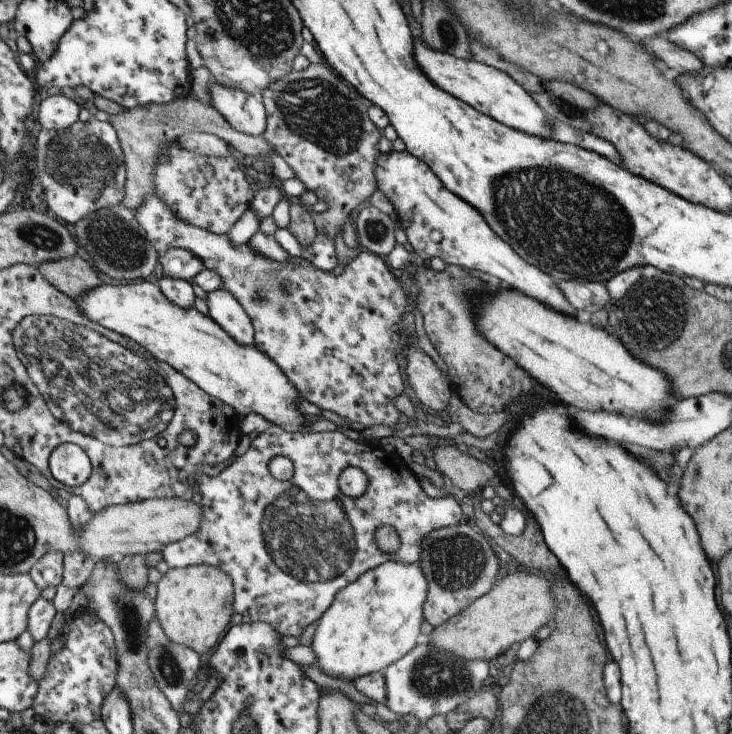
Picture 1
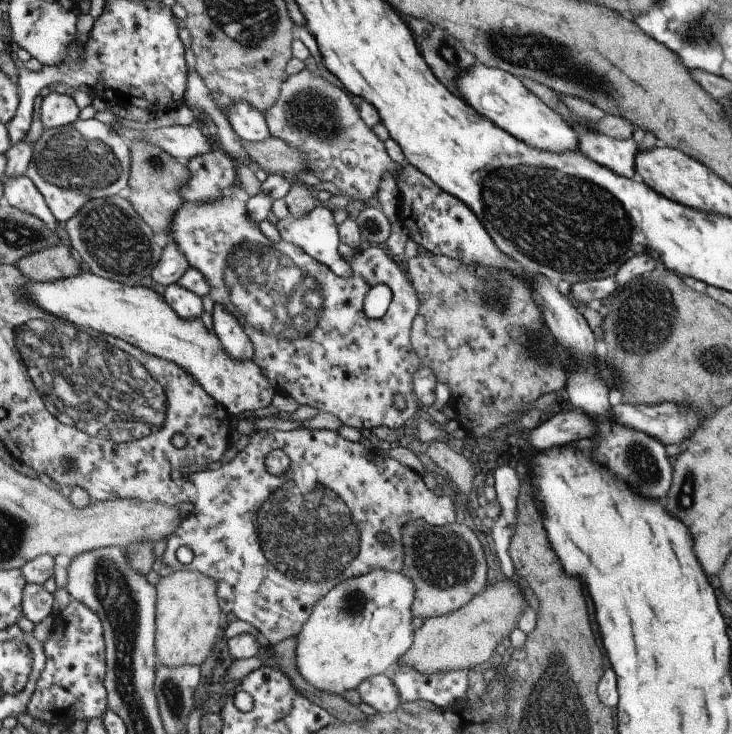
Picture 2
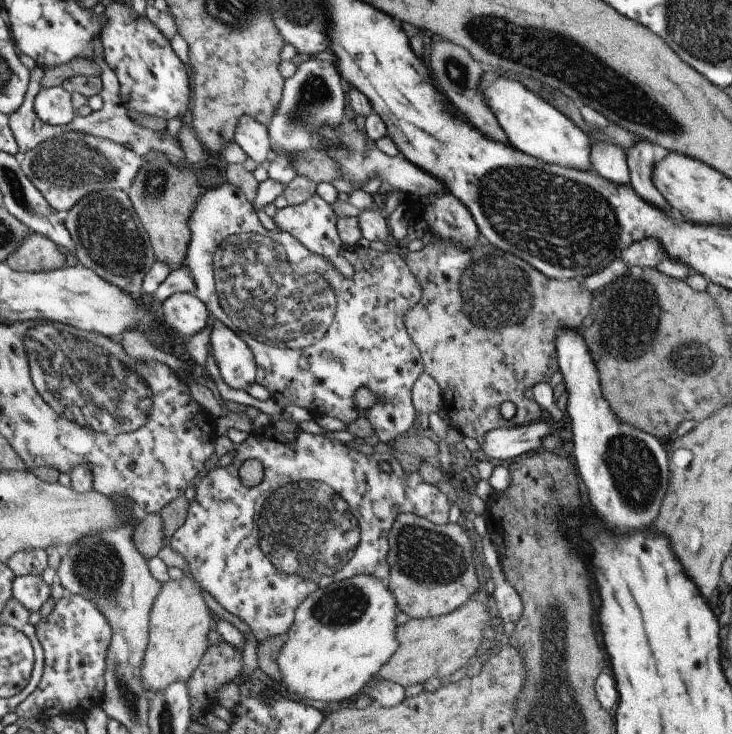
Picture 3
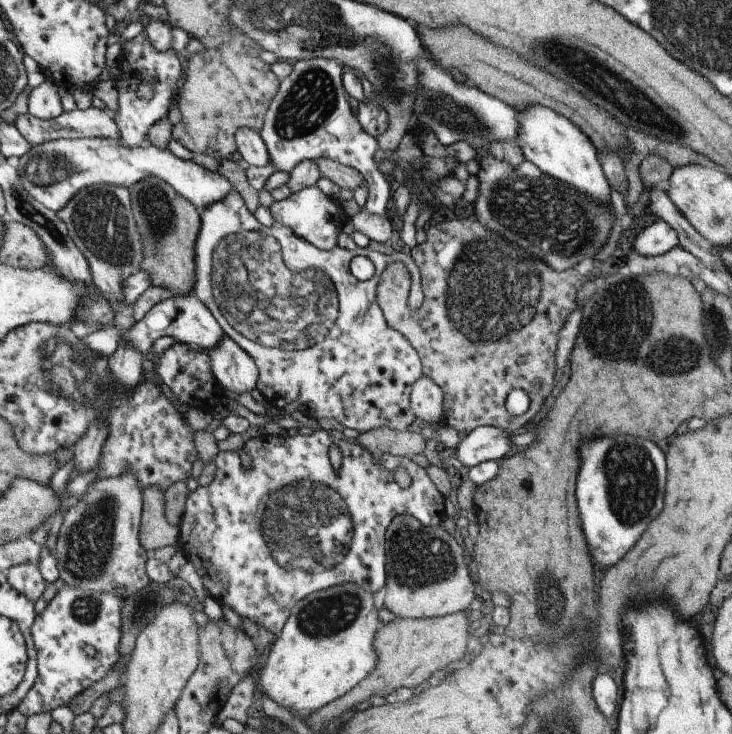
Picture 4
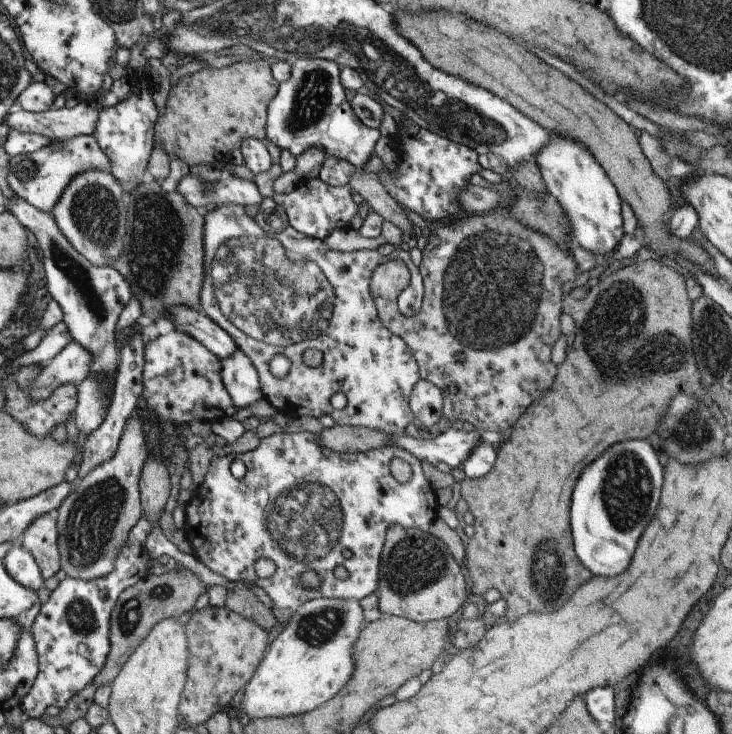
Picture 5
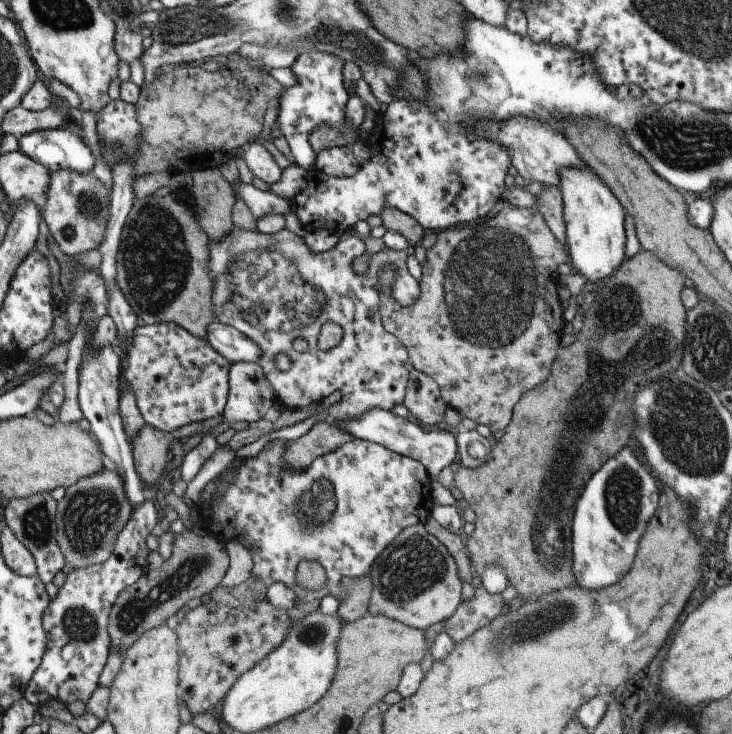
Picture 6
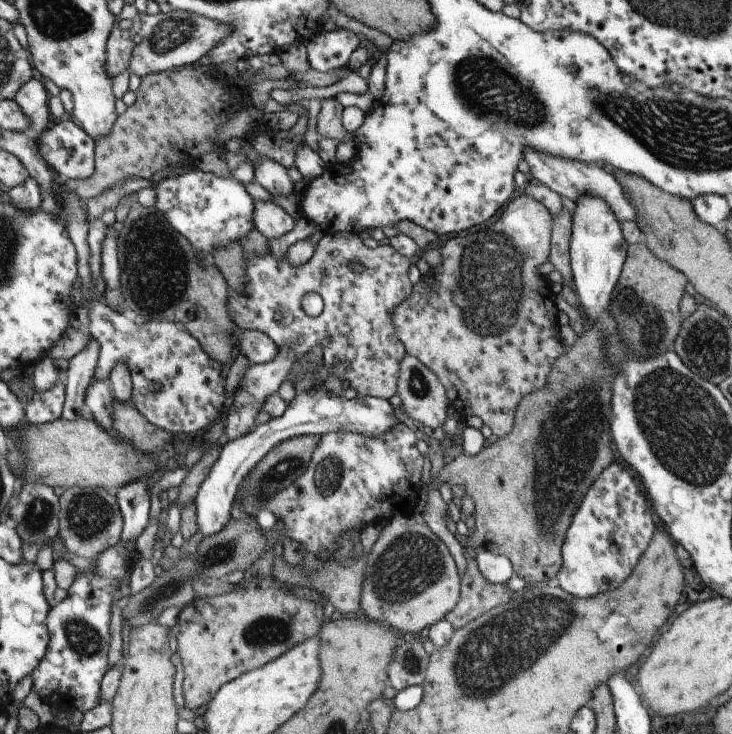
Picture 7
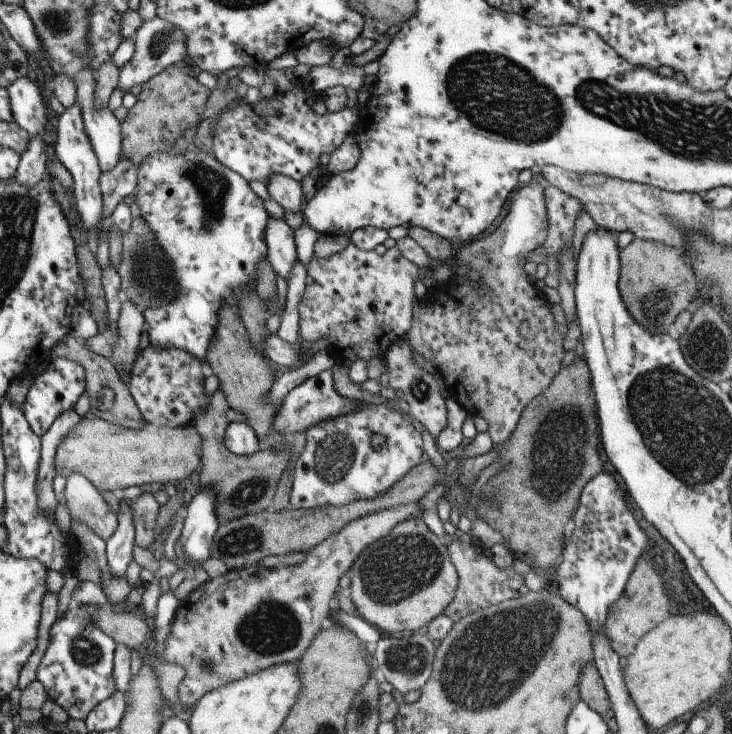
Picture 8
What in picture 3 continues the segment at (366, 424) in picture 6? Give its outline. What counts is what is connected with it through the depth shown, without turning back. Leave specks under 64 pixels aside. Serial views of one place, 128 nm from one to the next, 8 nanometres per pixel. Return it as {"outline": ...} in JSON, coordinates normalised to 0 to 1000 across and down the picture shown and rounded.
{"outline":[[[746,572],[730,575],[724,580],[713,579],[699,583],[675,584],[663,594],[663,601],[656,604],[656,614],[664,617],[667,624],[673,624],[675,627],[697,627],[697,624],[708,624],[708,621],[716,621],[716,619],[732,613],[749,591],[754,591],[754,578],[746,575]]]}

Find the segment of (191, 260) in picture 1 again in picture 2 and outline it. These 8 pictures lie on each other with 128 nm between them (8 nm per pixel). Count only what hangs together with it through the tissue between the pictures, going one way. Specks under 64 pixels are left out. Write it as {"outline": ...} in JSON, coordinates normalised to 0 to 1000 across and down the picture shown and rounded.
{"outline":[[[230,327],[230,334],[220,341],[219,356],[206,372],[206,377],[212,384],[227,391],[243,384],[251,368],[258,364],[257,354],[246,346],[240,332]]]}

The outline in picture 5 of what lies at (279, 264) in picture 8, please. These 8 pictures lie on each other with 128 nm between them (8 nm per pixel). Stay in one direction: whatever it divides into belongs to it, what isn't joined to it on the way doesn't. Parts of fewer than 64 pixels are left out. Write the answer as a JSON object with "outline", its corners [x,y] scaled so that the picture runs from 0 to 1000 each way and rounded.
{"outline":[[[260,236],[243,248],[242,260],[265,283],[281,287],[303,278],[355,279],[359,268],[350,249],[337,244],[305,238],[295,248],[283,249]]]}

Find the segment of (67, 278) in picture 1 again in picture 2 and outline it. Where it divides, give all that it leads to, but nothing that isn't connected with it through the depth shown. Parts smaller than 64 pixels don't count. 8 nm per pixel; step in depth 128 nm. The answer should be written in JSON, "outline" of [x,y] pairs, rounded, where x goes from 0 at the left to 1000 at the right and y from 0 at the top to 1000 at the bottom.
{"outline":[[[90,334],[41,346],[22,358],[22,362],[33,377],[46,384],[82,383],[112,373]]]}

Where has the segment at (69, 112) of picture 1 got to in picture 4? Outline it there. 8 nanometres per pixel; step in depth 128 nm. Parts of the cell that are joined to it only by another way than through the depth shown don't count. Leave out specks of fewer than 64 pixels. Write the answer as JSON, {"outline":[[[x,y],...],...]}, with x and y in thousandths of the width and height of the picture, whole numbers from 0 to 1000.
{"outline":[[[67,108],[46,119],[38,132],[40,154],[53,162],[72,162],[86,153],[79,121],[82,113],[77,108]]]}

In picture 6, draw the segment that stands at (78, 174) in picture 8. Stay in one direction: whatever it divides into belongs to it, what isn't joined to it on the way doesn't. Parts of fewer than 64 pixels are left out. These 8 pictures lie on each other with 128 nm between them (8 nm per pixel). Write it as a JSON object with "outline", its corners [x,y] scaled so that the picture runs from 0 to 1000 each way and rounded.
{"outline":[[[107,172],[44,178],[26,187],[25,196],[27,206],[57,222],[67,233],[82,229],[108,236],[126,234],[128,215]]]}

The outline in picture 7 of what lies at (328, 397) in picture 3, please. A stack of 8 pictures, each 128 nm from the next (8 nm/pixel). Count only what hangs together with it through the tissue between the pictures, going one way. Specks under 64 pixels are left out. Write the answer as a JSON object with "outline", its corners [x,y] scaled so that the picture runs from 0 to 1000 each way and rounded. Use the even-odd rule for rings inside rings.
{"outline":[[[482,316],[443,319],[426,350],[411,362],[399,362],[393,356],[392,343],[385,353],[377,351],[369,342],[333,354],[335,388],[325,395],[313,392],[310,401],[310,421],[316,437],[333,451],[350,450],[363,455],[376,466],[380,477],[392,470],[404,471],[400,477],[403,482],[400,504],[391,515],[393,520],[404,522],[406,527],[414,522],[432,526],[432,523],[440,525],[445,515],[459,512],[467,520],[478,520],[478,529],[486,531],[486,542],[504,540],[530,546],[534,540],[542,537],[545,501],[556,480],[540,454],[534,425],[564,396],[566,388],[557,377],[557,366],[564,354],[546,346],[534,334],[519,334],[510,339],[500,337],[490,320]],[[486,353],[495,358],[497,365],[495,373],[484,373],[475,364],[475,357]],[[423,398],[437,401],[443,411],[440,425],[430,432],[418,428],[410,416],[413,405]],[[433,469],[443,473],[440,495],[436,504],[413,518],[406,514],[407,493]]]}

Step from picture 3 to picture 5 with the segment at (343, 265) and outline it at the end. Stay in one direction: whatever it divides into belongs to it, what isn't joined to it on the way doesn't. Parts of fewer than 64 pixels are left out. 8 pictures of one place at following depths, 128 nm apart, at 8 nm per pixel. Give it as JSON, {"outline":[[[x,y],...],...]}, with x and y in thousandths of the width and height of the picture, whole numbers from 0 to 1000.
{"outline":[[[434,243],[413,247],[393,264],[374,263],[373,271],[383,283],[388,283],[396,309],[403,311],[413,320],[443,328],[445,322],[451,322],[452,315],[464,313],[469,309],[467,302],[478,305],[482,297],[489,294],[489,279],[481,271],[482,264],[477,253],[455,255]]]}

